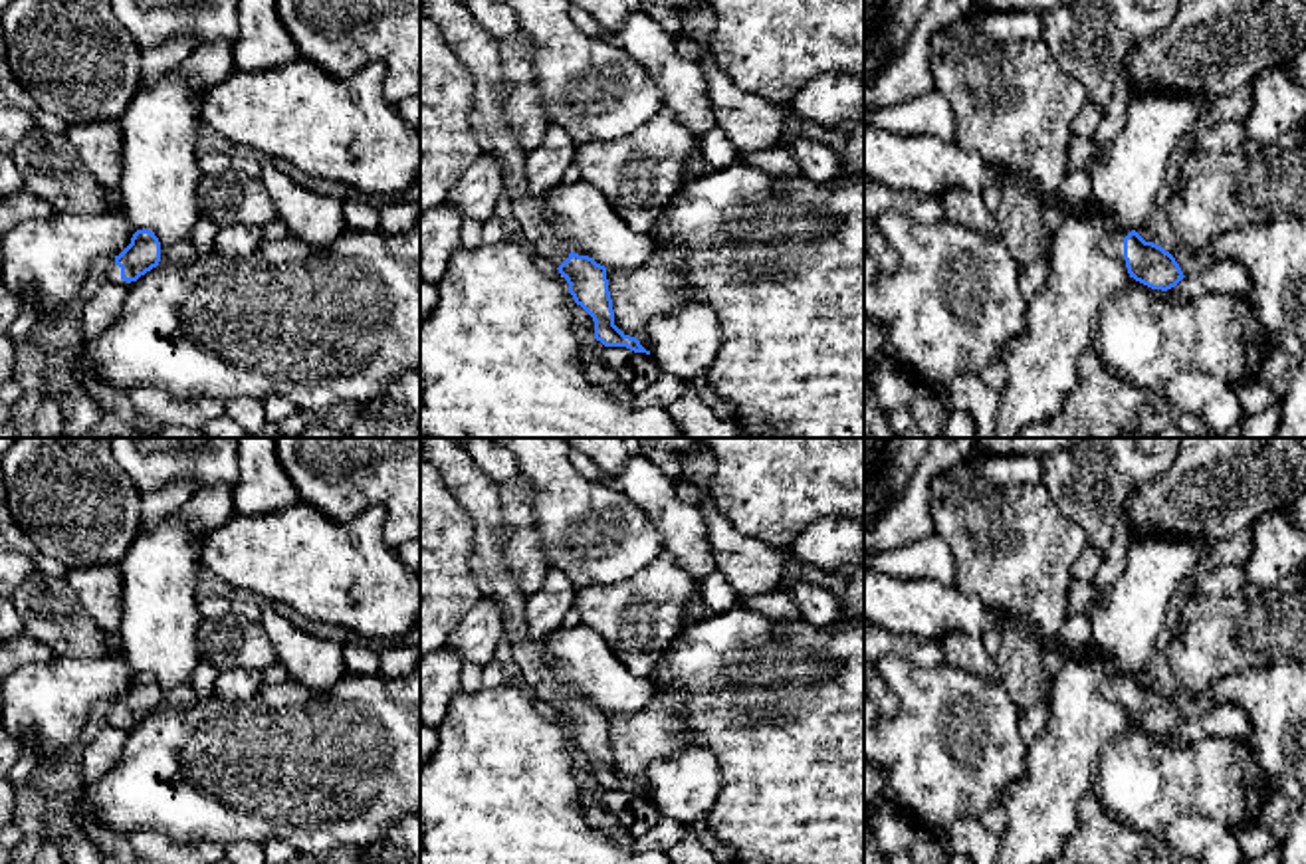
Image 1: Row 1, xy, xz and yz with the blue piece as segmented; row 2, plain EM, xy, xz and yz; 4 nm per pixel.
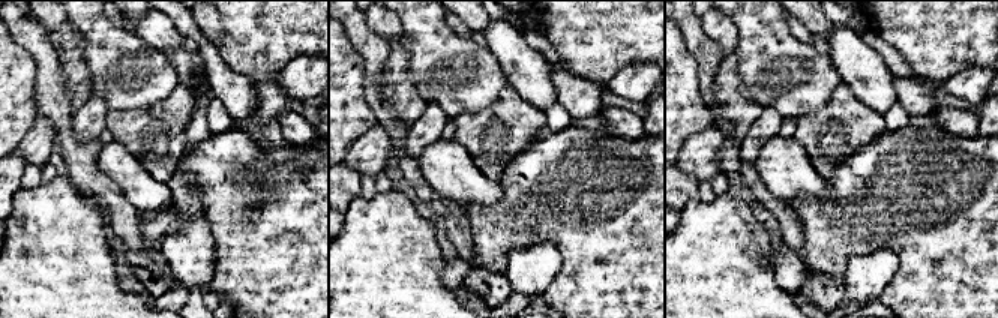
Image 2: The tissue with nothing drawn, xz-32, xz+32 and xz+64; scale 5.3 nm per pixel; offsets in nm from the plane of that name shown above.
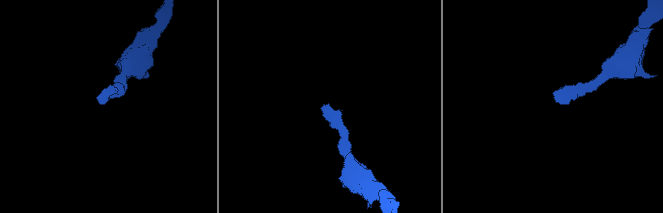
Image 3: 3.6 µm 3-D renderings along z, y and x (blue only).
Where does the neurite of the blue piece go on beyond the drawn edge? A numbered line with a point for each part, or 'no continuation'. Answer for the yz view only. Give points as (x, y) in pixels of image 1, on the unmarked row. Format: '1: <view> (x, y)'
1: yz (1110, 688)

